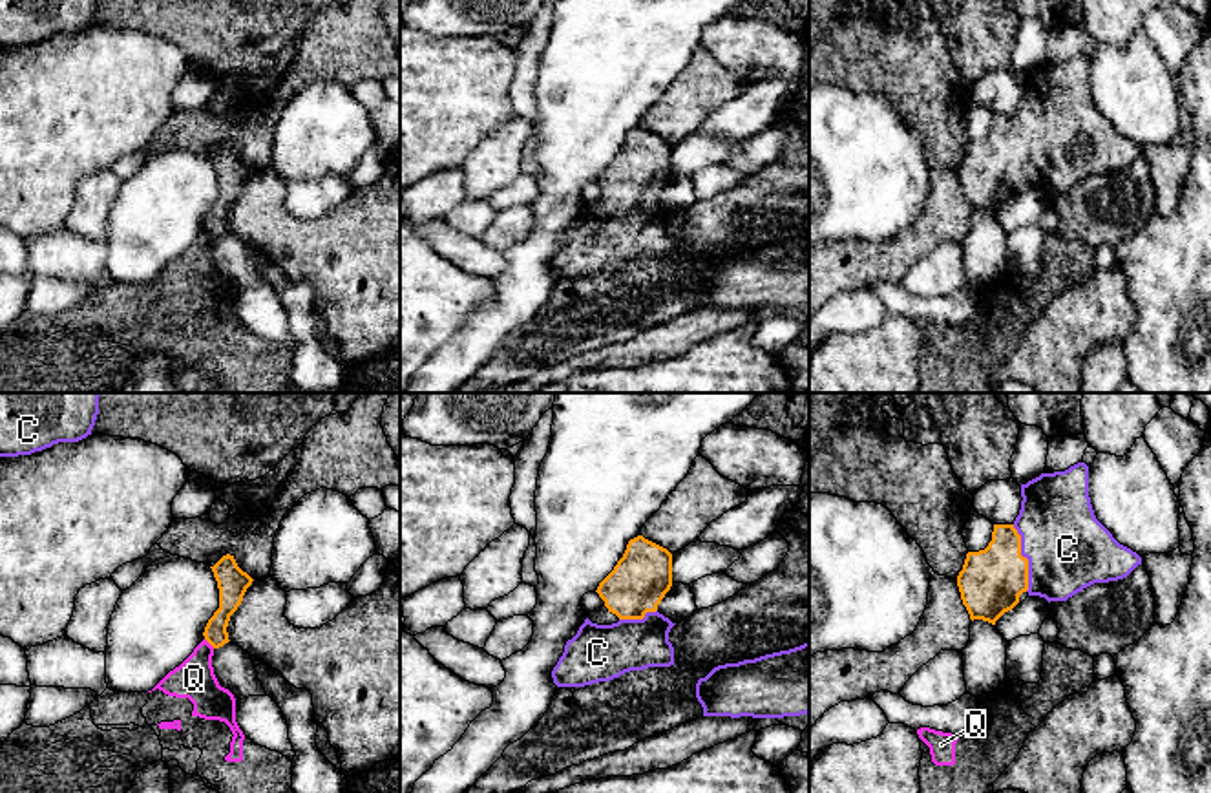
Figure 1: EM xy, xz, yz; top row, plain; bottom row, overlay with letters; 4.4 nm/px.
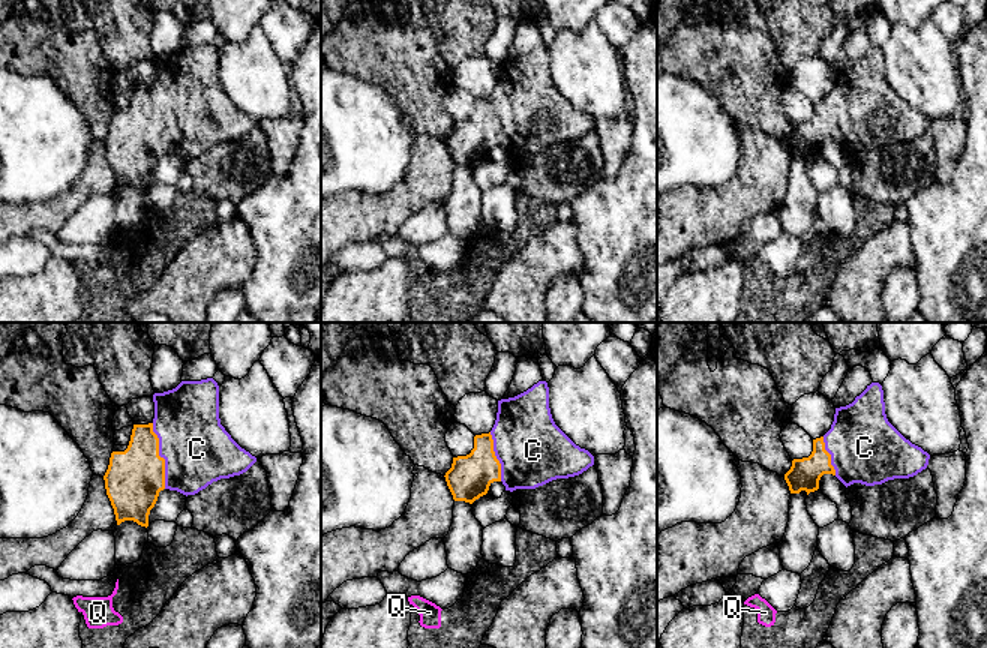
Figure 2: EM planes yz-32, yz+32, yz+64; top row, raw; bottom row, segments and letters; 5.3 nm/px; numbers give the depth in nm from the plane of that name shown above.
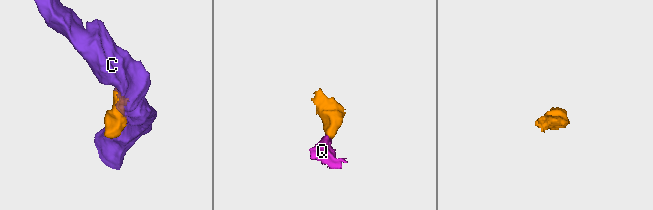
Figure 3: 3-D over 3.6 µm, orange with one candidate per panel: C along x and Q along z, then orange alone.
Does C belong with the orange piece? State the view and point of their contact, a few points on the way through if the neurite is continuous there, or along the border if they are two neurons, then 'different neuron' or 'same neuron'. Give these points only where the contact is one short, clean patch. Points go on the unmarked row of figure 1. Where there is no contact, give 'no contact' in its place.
contact yz (1025, 148); same neuron

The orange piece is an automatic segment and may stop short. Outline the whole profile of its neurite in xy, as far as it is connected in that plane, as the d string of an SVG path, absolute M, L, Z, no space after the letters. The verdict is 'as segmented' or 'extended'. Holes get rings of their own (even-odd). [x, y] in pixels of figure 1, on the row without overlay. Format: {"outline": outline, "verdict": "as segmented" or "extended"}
{"outline": "M223 146L214 157L210 157L219 179L219 199L208 210L205 217L205 230L219 239L228 234L228 212L243 192L247 179L252 175L252 168L243 163L234 146Z", "verdict": "as segmented"}

